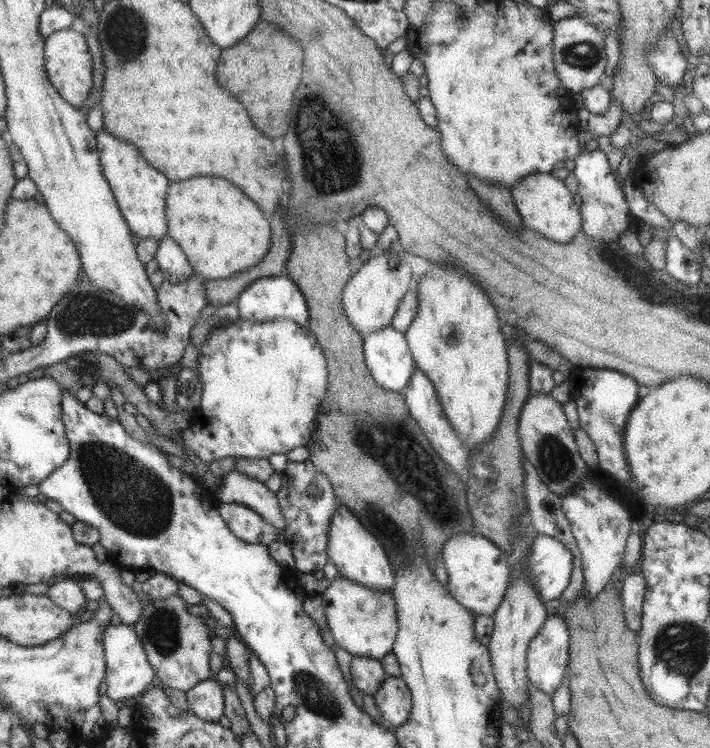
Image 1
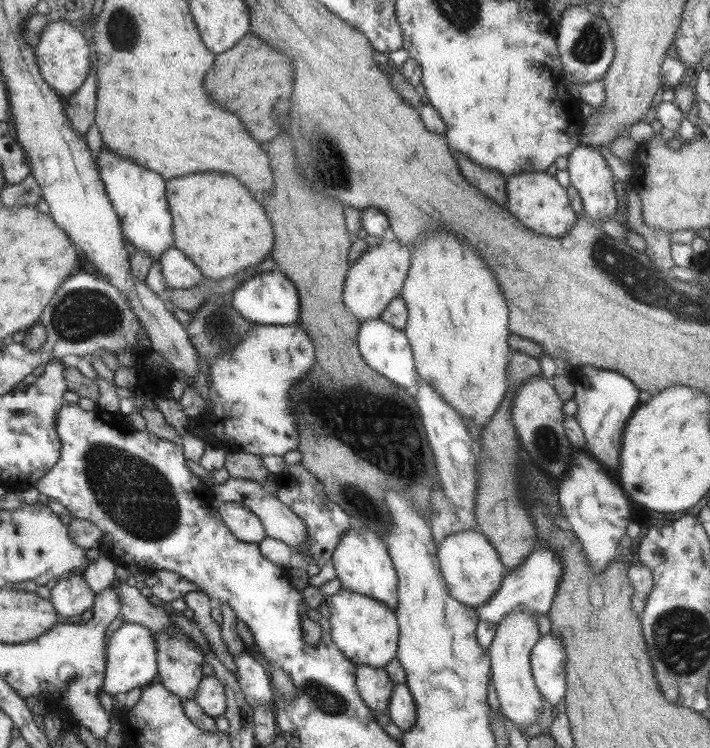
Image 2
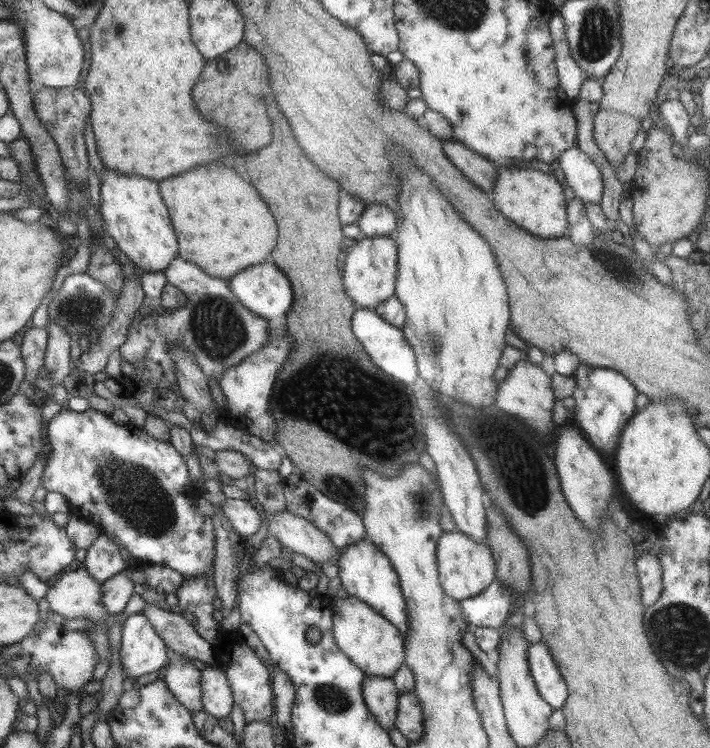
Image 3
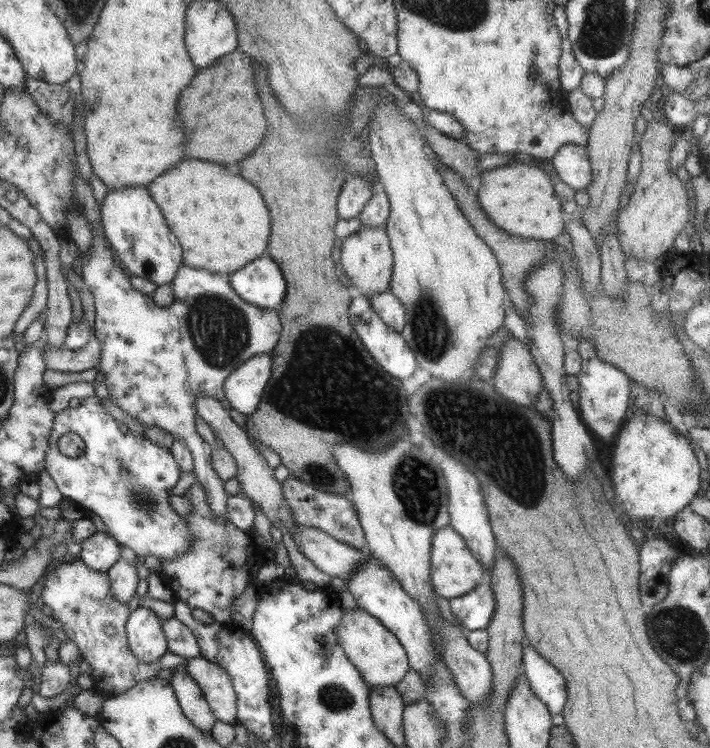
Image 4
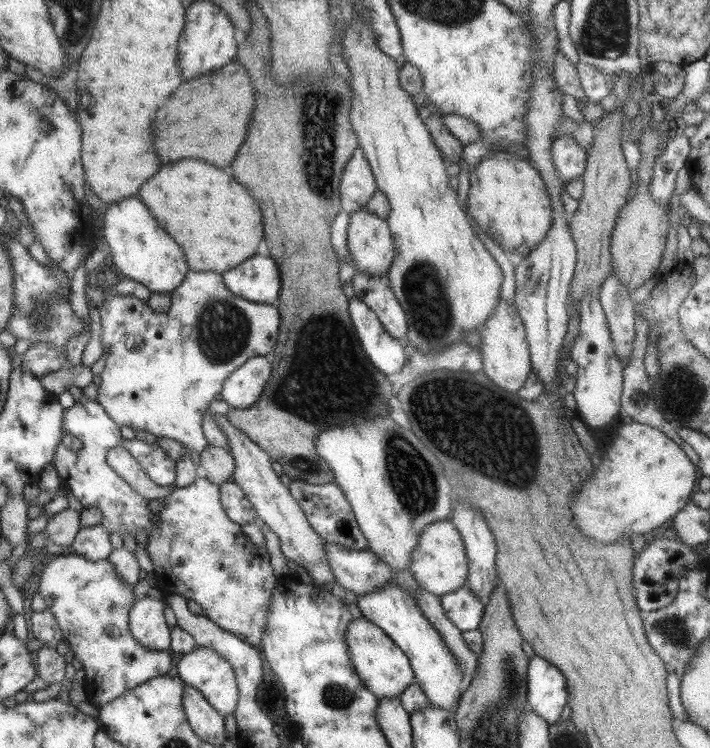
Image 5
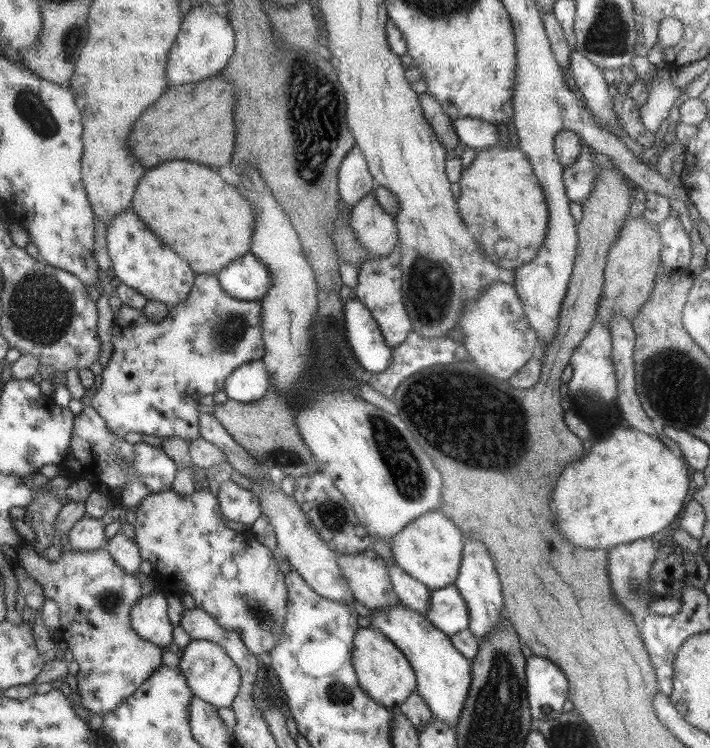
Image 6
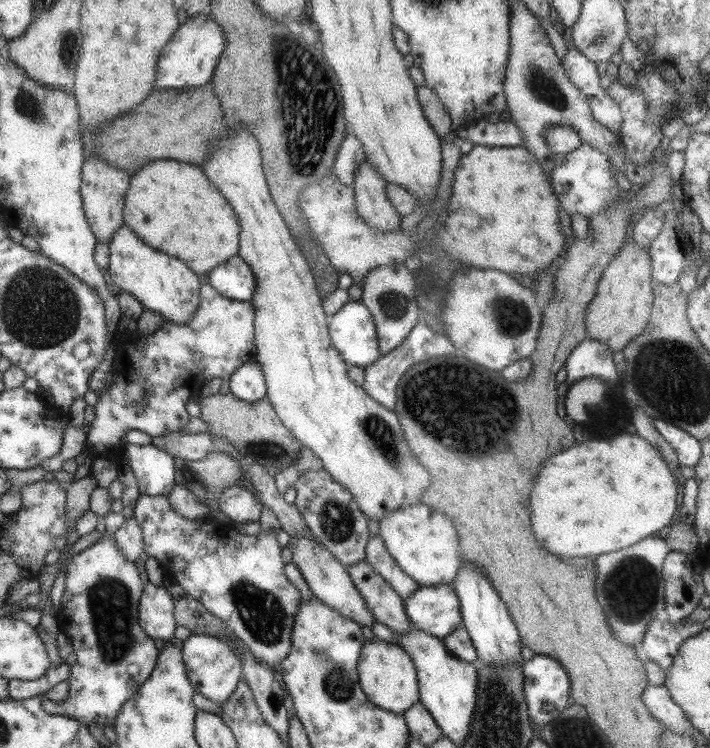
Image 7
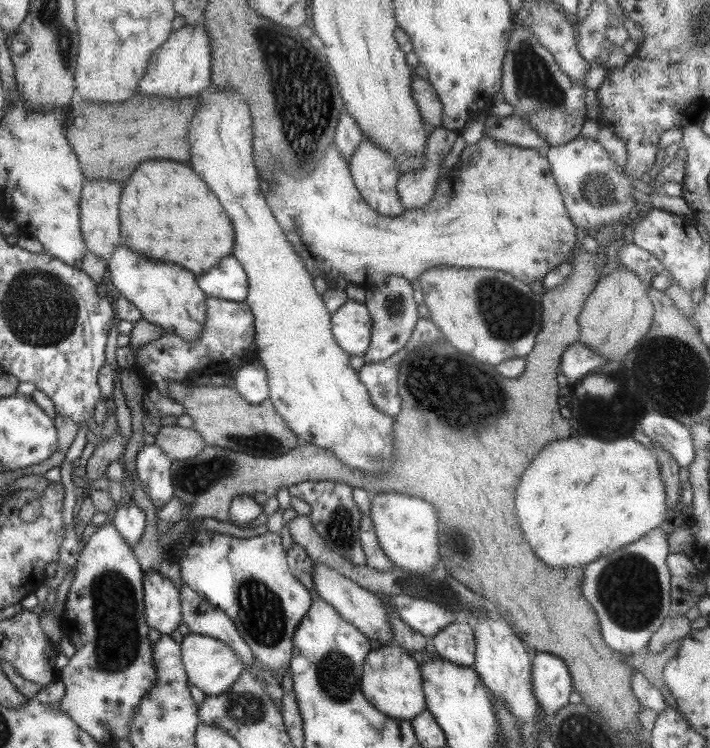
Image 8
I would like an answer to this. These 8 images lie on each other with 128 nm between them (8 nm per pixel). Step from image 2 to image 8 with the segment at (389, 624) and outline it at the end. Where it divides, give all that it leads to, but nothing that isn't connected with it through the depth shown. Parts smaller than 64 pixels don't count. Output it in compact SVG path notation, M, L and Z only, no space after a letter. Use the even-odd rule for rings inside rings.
M394 644L367 653L362 666L360 690L369 704L389 718L410 722L425 709L419 658Z

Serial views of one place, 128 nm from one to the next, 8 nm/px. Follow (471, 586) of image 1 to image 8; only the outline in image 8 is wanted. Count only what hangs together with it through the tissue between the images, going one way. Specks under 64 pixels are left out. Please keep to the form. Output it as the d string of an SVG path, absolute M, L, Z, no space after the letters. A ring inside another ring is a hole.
M394 492L370 495L369 499L370 520L385 558L407 572L431 574L437 563L441 563L437 549L437 515L433 507L420 498Z

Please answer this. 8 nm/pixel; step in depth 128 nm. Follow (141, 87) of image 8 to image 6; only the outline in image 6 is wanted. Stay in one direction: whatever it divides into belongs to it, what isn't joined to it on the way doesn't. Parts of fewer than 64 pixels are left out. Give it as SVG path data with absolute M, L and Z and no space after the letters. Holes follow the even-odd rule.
M193 6L183 17L179 32L167 51L165 79L168 87L197 83L217 75L234 51L234 32L221 11Z

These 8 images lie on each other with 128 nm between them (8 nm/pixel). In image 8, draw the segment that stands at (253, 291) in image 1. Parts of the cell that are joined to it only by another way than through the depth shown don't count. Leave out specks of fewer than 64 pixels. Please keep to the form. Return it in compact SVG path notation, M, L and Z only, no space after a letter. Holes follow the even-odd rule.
M231 254L221 257L219 264L198 275L196 283L206 298L244 302L248 291L245 271Z

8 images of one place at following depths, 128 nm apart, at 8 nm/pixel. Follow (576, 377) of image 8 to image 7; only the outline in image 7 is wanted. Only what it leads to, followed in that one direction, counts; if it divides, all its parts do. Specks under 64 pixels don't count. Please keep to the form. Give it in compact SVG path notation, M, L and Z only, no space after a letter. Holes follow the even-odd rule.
M584 339L565 359L565 380L567 388L582 377L596 377L607 386L617 380L618 370L612 359L612 352L595 340Z

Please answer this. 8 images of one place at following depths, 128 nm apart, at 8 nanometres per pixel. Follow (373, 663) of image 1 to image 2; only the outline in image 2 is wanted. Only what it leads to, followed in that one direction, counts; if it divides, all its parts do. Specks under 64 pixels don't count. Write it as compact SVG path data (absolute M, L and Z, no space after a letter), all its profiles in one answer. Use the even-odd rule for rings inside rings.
M356 665L355 686L361 700L372 712L387 712L394 684L387 677L384 668Z

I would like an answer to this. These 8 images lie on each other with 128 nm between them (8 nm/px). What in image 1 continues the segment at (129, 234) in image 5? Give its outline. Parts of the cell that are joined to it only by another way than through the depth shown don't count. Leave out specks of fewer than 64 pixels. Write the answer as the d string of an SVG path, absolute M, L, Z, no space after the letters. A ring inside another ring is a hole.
M103 128L97 132L95 138L102 175L109 184L130 233L140 239L152 238L160 241L168 231L165 198L170 181L149 166L133 145L113 139Z

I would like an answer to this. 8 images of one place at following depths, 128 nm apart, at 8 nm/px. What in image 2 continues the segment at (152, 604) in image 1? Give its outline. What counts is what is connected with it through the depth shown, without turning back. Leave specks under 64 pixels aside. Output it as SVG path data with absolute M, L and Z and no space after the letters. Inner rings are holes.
M174 623L169 625L163 633L152 632L157 661L155 679L165 690L177 696L180 701L188 701L194 698L197 686L203 678L204 660L201 649L195 645L195 642L179 631Z

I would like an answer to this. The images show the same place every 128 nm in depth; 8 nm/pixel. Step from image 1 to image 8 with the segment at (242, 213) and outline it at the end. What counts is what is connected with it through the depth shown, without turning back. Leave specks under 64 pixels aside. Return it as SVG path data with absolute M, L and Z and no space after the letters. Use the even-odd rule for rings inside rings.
M159 159L141 162L123 184L118 219L122 244L127 248L149 260L180 266L196 276L206 273L233 248L229 218L188 164Z

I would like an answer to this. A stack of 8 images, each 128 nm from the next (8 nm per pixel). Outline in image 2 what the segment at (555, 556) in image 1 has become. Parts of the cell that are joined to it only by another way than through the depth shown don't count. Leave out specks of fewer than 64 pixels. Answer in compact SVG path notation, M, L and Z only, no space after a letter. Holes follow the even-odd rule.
M536 544L535 549L529 552L529 556L525 557L521 566L505 573L497 592L493 592L487 602L474 608L477 619L497 626L513 611L531 611L535 615L547 614L555 590L559 586L561 572L563 572L561 559L557 559L553 551L543 549L543 546L539 547L539 544Z

